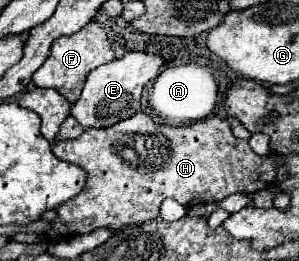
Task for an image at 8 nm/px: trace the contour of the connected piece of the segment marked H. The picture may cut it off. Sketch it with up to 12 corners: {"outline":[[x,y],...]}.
{"outline":[[145,113],[53,145],[87,173],[49,239],[145,223],[273,185],[211,115]]}

